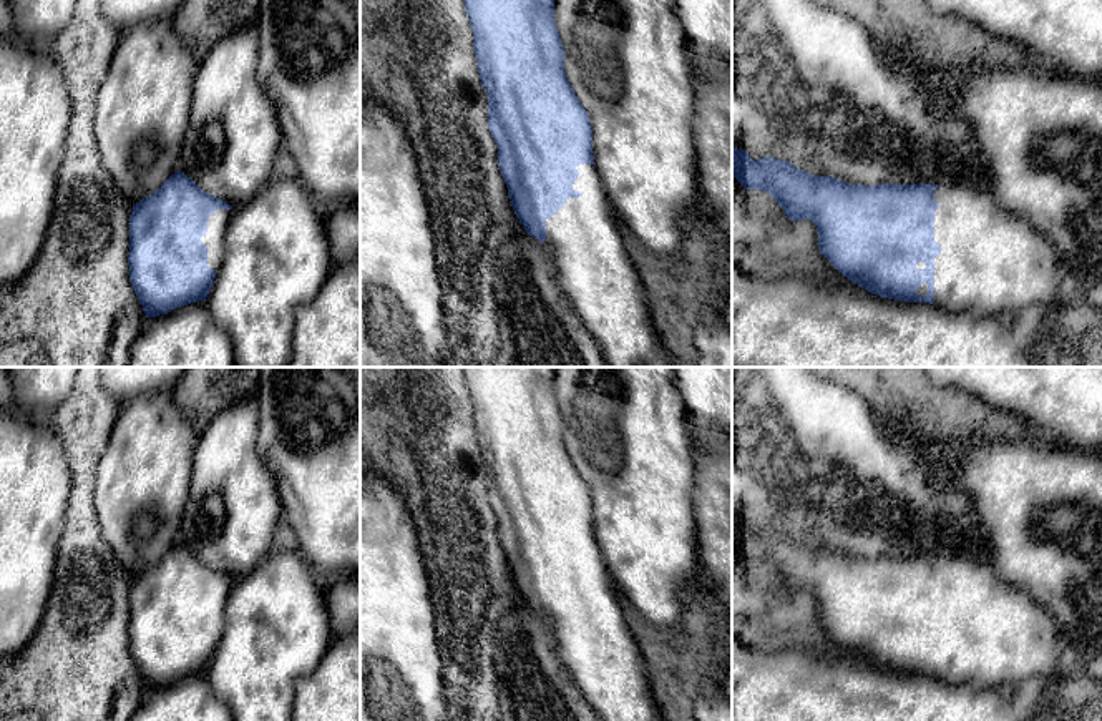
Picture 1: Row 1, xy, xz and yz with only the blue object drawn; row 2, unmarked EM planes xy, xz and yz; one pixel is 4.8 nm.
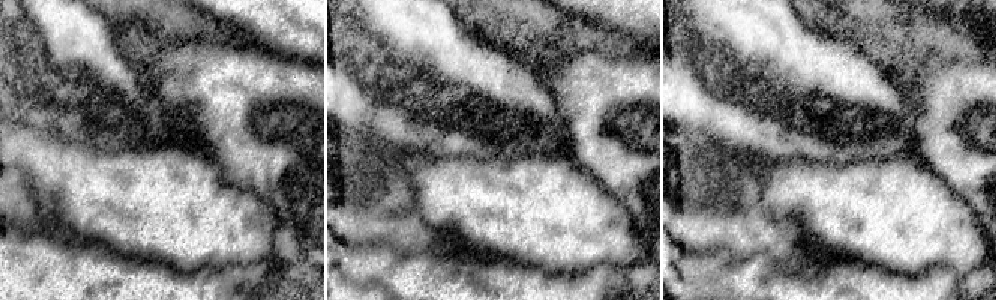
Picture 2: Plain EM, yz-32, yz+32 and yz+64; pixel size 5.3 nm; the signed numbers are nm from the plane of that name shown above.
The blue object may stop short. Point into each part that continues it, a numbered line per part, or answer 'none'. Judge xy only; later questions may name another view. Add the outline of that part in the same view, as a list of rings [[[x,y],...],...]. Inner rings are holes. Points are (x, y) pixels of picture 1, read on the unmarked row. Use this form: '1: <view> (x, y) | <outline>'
1: xy (218, 595) | [[[216,581],[212,588],[207,590],[207,605],[201,613],[207,620],[207,638],[214,643],[221,640],[226,625],[224,608],[231,593],[234,581]]]

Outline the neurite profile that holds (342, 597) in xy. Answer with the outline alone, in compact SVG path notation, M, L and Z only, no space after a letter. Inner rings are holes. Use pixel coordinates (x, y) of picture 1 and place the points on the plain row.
M360 575L327 580L325 606L334 638L360 633Z

